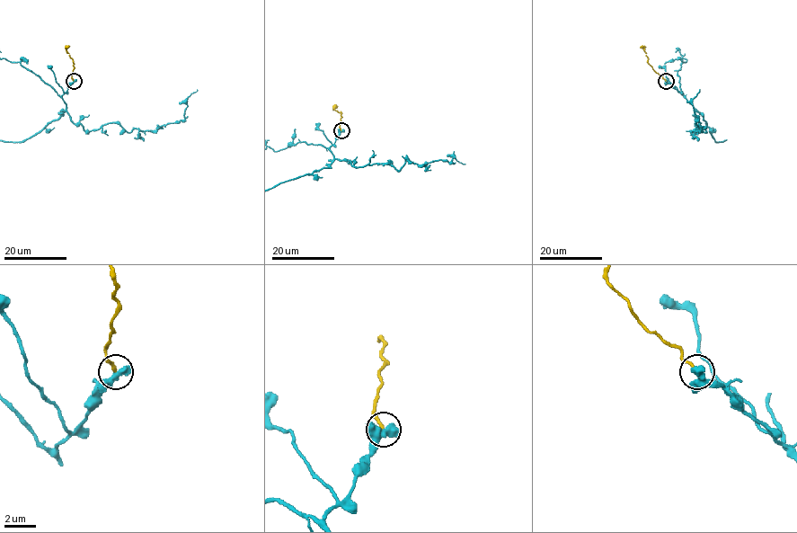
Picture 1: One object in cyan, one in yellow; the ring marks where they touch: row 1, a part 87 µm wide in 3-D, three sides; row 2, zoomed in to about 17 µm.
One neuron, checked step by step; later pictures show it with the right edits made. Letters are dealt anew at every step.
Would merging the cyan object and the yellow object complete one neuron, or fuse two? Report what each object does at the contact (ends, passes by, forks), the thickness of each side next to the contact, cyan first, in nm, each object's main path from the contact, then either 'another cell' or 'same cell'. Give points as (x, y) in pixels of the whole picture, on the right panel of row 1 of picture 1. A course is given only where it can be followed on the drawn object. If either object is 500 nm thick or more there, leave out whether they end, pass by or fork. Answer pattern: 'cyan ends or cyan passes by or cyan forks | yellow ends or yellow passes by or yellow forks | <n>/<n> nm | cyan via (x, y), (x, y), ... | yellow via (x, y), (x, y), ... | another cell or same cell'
650/180 nm | yellow via (666, 81), (649, 64), (648, 57), (640, 46) | same cell

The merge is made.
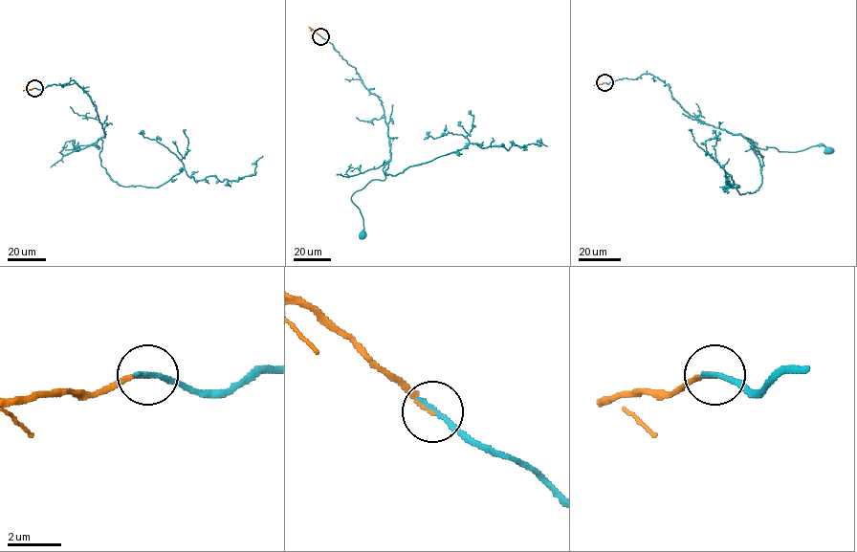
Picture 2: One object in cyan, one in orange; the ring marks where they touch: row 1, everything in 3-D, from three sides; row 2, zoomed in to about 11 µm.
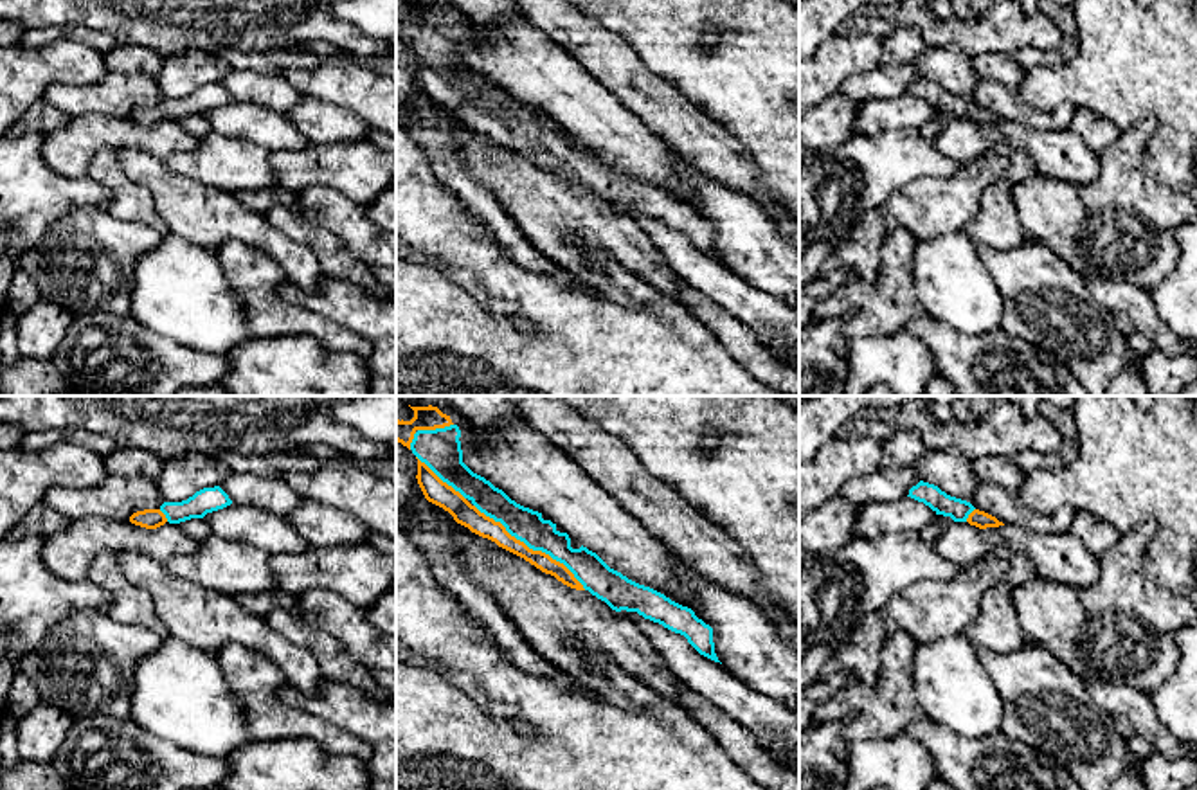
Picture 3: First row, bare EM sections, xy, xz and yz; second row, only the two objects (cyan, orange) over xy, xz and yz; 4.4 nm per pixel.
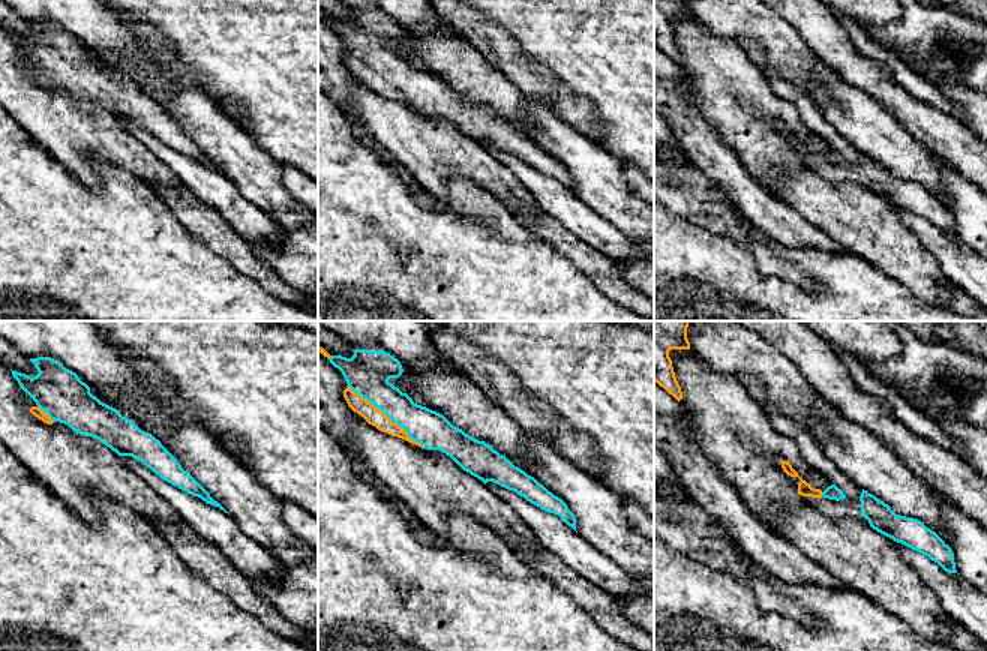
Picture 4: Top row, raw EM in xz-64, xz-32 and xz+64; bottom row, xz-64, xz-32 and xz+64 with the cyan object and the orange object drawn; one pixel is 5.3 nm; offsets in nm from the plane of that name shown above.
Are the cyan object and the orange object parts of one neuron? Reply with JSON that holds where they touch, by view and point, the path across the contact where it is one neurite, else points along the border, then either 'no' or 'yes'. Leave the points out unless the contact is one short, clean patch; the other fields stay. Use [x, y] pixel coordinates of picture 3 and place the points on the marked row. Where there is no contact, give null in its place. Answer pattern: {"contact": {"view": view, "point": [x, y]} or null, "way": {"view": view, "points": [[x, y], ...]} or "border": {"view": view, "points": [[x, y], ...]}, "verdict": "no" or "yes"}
{"contact": {"view": "xz", "point": [531, 547]}, "verdict": "yes"}

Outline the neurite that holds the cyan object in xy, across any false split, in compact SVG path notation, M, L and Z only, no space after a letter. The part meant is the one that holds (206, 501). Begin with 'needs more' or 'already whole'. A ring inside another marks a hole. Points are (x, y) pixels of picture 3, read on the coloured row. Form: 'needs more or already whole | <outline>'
needs more | M203 488L182 502L164 502L158 509L137 511L130 522L146 529L157 529L169 524L180 524L191 518L203 518L207 513L230 506L232 500L220 488Z

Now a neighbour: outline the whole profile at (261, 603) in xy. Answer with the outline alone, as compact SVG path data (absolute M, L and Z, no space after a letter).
M277 588L261 590L261 592L243 592L232 596L238 605L243 608L254 612L256 615L265 617L277 606L301 614L301 603L299 597L293 594L281 592Z

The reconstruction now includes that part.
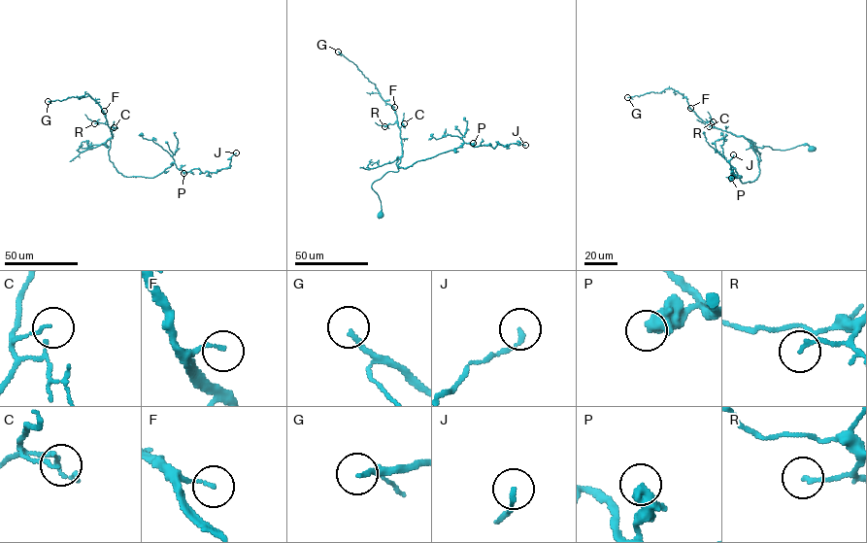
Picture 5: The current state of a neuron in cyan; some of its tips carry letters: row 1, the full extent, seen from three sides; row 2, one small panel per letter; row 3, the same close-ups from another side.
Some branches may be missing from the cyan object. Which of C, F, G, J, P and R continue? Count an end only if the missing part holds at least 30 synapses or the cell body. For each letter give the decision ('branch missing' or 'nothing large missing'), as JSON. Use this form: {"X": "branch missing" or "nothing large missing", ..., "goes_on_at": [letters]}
{"C": "nothing large missing", "F": "nothing large missing", "G": "branch missing", "J": "nothing large missing", "P": "nothing large missing", "R": "nothing large missing", "goes_on_at": ["G"]}

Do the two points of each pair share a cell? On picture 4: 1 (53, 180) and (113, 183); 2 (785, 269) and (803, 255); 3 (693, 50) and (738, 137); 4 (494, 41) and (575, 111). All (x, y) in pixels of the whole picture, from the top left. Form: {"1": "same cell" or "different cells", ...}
{"1": "same cell", "2": "different cells", "3": "same cell", "4": "same cell"}

